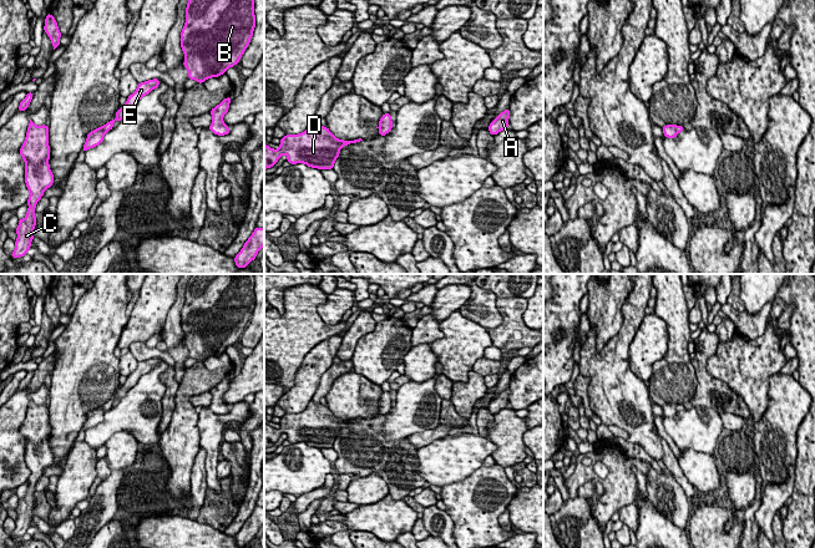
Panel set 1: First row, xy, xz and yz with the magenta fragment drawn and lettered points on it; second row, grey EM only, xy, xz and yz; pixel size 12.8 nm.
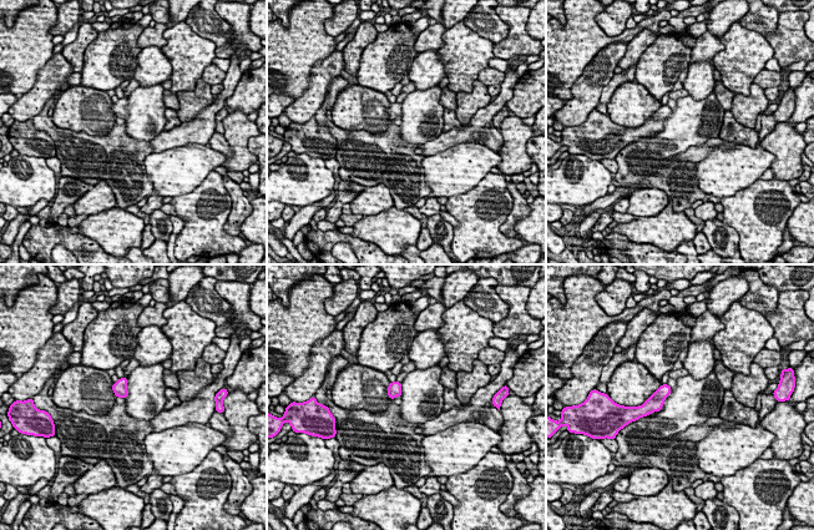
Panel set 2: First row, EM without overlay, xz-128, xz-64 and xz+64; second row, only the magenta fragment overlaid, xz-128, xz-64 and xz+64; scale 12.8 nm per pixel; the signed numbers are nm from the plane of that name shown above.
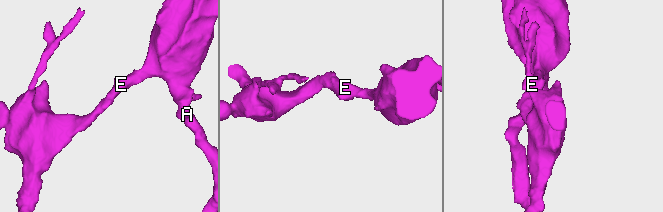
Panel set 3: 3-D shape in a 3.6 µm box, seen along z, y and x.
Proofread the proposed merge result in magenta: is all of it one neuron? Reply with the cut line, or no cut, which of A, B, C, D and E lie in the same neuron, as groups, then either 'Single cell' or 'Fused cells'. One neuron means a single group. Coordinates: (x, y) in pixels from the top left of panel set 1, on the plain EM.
No split. Groups: A B C D E. Single cell

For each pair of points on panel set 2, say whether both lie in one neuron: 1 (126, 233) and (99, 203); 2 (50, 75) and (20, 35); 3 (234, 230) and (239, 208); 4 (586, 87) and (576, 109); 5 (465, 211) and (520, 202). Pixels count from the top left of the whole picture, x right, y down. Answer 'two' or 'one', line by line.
1: two
2: two
3: one
4: one
5: two

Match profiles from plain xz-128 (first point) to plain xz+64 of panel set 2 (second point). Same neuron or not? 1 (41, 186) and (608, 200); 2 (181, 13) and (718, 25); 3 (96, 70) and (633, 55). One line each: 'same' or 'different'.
1: different
2: same
3: different

